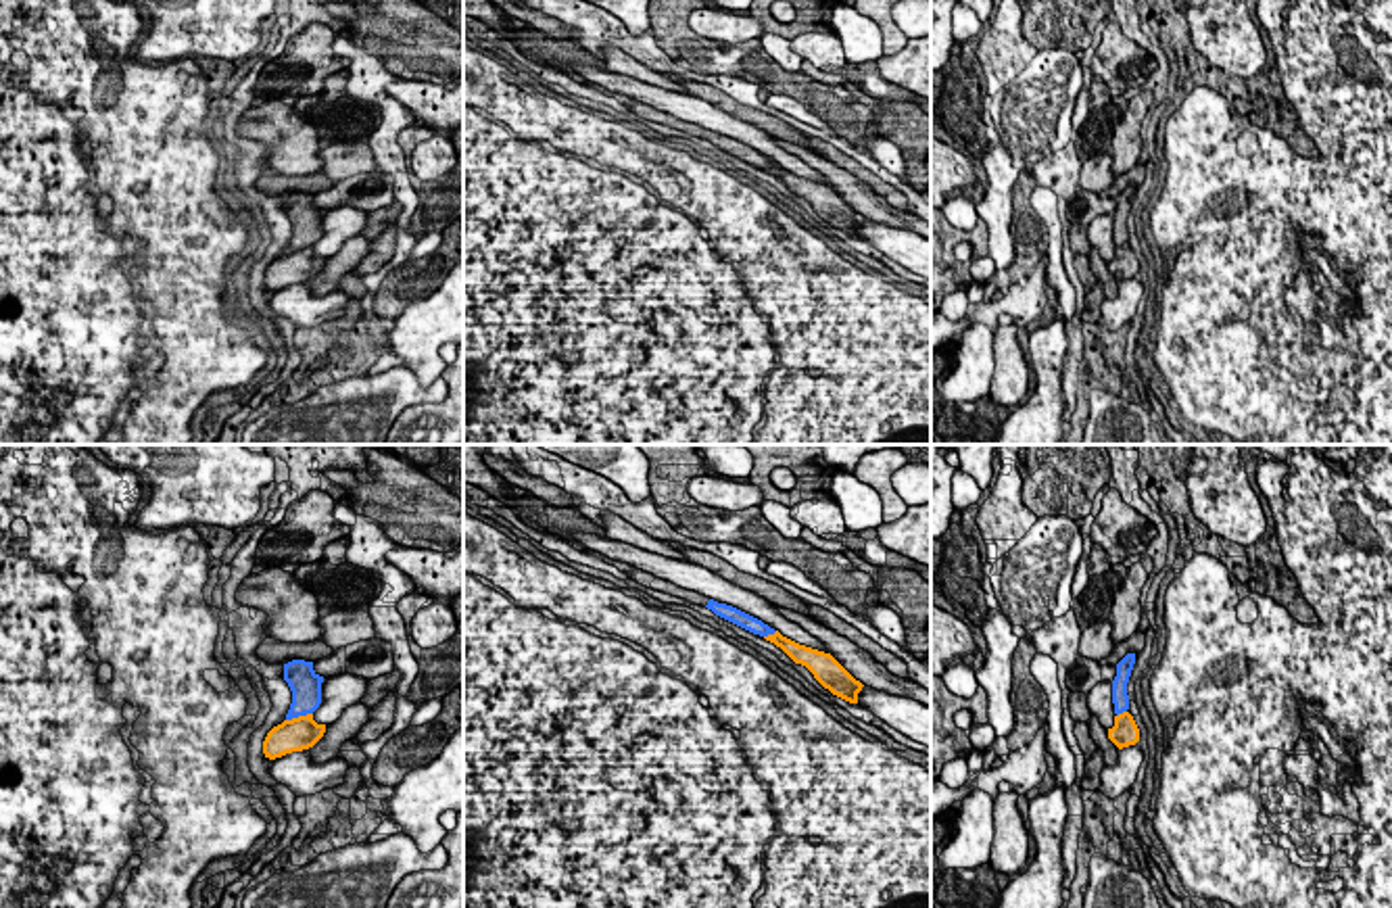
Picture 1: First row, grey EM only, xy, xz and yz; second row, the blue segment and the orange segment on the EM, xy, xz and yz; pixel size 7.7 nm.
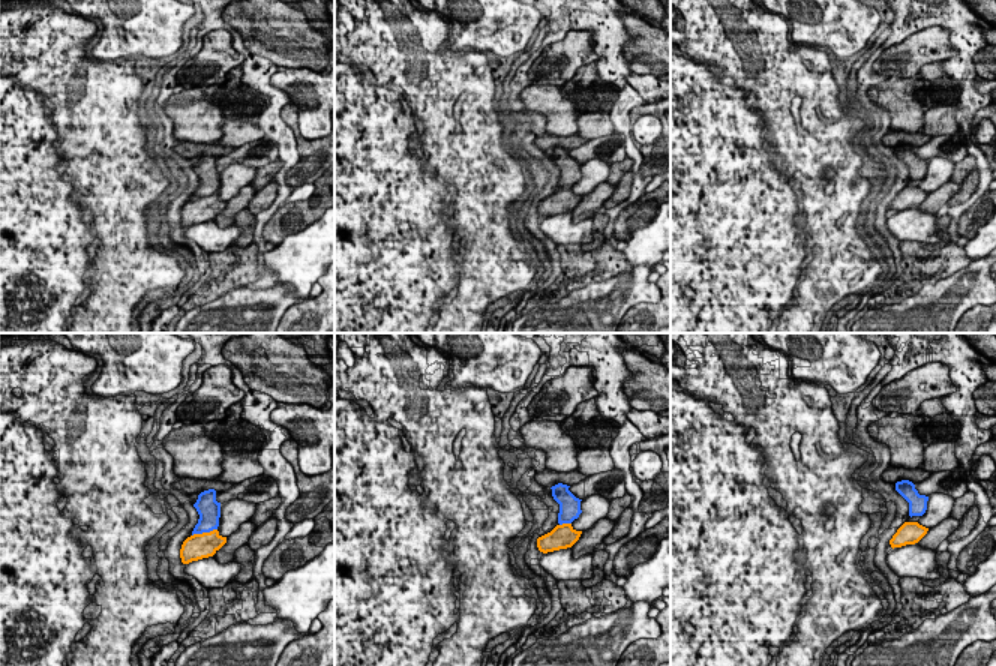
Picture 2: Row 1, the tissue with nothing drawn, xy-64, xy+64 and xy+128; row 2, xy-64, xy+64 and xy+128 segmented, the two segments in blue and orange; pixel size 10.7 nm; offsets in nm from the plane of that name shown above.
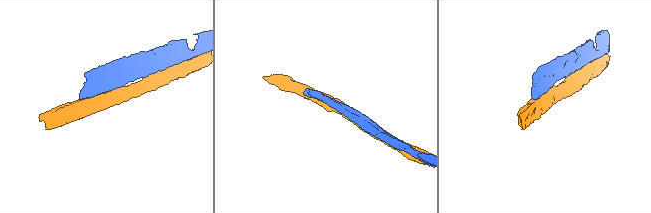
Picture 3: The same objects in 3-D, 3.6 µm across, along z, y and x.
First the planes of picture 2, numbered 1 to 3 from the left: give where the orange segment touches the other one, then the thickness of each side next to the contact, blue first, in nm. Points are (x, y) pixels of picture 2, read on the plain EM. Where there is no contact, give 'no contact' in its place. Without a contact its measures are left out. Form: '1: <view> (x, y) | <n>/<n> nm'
1: xy-64 (204, 195) | 240/280 nm
2: xy+64 (564, 186) | 220/260 nm
3: no contact

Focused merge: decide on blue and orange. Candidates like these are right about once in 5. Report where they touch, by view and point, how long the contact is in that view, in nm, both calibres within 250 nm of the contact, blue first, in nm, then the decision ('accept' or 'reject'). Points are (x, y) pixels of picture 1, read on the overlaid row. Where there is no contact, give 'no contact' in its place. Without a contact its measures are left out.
xy (299, 714) | 220 nm | 240/260 nm | reject

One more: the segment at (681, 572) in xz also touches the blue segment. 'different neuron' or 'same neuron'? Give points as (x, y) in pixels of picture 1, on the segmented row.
different neuron

